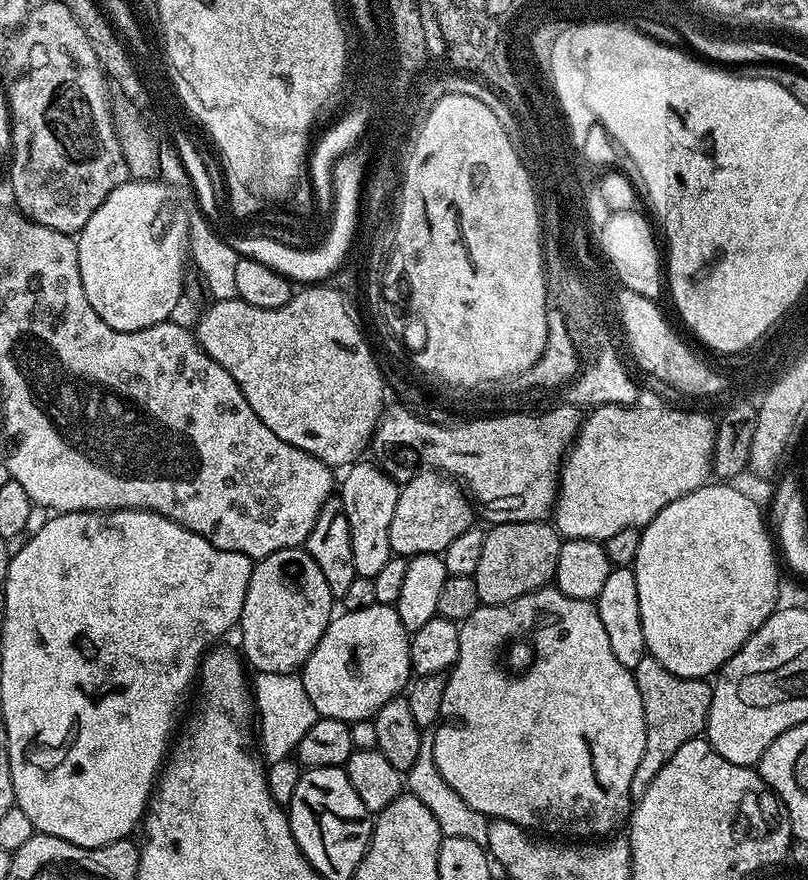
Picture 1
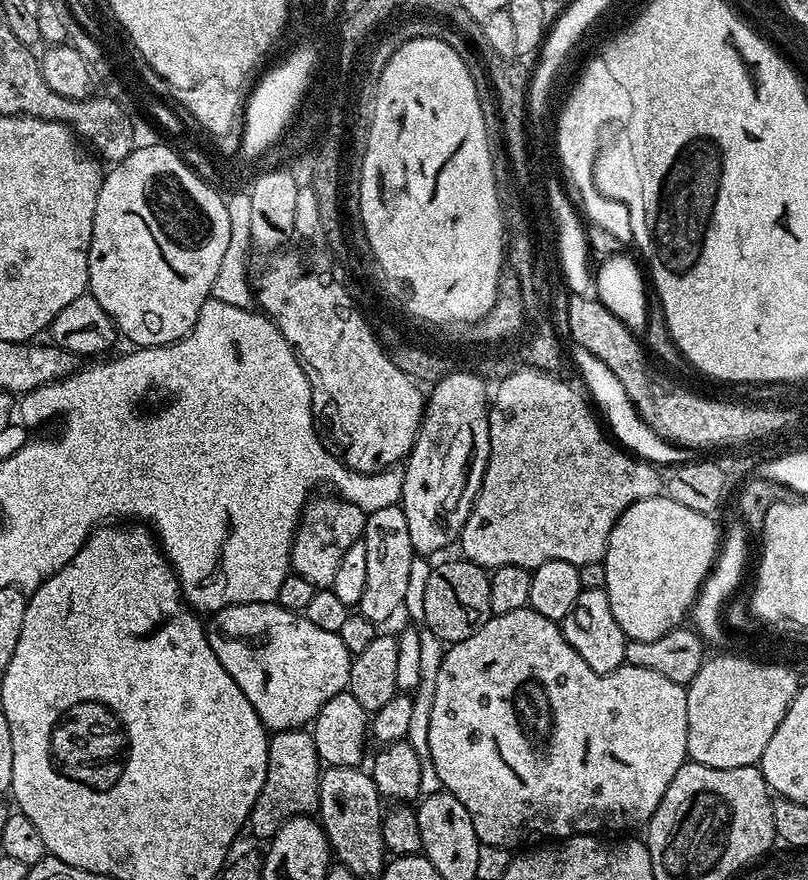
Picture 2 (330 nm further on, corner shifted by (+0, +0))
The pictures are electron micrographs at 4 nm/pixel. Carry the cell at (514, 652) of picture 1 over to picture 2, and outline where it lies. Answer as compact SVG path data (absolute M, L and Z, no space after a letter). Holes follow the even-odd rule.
M519 608L510 614L502 614L501 616L493 615L492 619L486 623L474 634L470 634L470 638L466 638L462 642L451 645L445 651L442 658L442 666L438 670L438 682L434 686L434 706L426 713L428 720L428 756L430 768L436 771L436 776L441 780L443 791L449 792L454 798L458 798L458 802L462 802L462 806L466 806L466 810L470 814L470 818L474 822L474 830L481 844L489 844L490 846L498 846L499 848L515 849L515 844L519 840L528 840L531 836L556 836L552 838L567 838L569 836L579 836L581 834L612 834L608 832L624 832L627 828L636 828L647 825L648 820L654 814L654 810L658 810L658 802L662 802L662 794L666 794L666 786L670 786L670 782L674 778L674 774L678 774L678 770L686 763L688 756L688 711L686 710L686 702L688 701L688 693L685 685L678 682L670 682L670 678L666 678L662 674L658 674L654 670L646 670L645 668L636 668L633 664L625 663L619 670L610 672L606 676L600 676L594 670L590 670L590 666L586 666L586 662L582 662L582 658L575 649L572 648L570 642L564 637L561 625L550 618L542 618L542 614L538 614L533 608Z

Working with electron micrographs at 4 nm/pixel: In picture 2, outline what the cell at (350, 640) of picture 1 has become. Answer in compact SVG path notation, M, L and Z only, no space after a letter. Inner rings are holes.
M278 602L270 604L239 604L211 613L207 621L208 641L222 666L238 682L242 694L250 698L250 706L258 714L265 728L272 732L284 732L288 728L303 729L315 720L318 710L334 698L334 694L345 691L352 669L353 653L349 652L346 642L342 642L339 632L322 630L314 626L296 610L284 608Z

